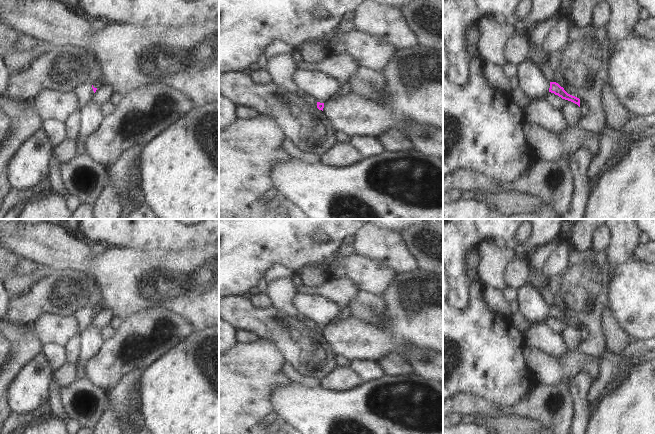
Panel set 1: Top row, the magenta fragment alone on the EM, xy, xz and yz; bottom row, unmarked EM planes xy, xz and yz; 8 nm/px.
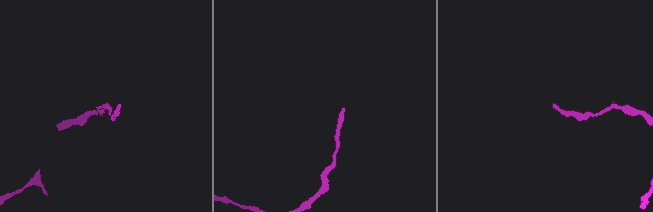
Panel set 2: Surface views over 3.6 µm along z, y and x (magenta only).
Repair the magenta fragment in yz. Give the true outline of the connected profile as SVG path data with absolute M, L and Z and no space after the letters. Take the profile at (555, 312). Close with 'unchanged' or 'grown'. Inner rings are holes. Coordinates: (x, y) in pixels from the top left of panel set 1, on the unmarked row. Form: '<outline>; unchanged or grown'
M527 282L517 290L517 301L519 303L520 312L529 321L535 324L541 324L549 315L580 331L579 322L568 318L558 307L550 306L541 291L530 282Z; grown

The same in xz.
M297 293L292 300L294 309L304 318L317 325L317 332L323 335L324 327L340 313L339 305L319 295Z; grown

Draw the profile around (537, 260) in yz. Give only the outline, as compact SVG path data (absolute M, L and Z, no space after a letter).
M554 241L540 247L528 258L530 266L529 282L540 291L549 284L543 270L545 262L554 250L553 247Z

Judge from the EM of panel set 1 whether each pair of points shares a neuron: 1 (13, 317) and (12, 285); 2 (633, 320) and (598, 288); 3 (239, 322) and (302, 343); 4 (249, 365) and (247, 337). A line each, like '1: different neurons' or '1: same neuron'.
1: different neurons
2: different neurons
3: same neuron
4: different neurons

